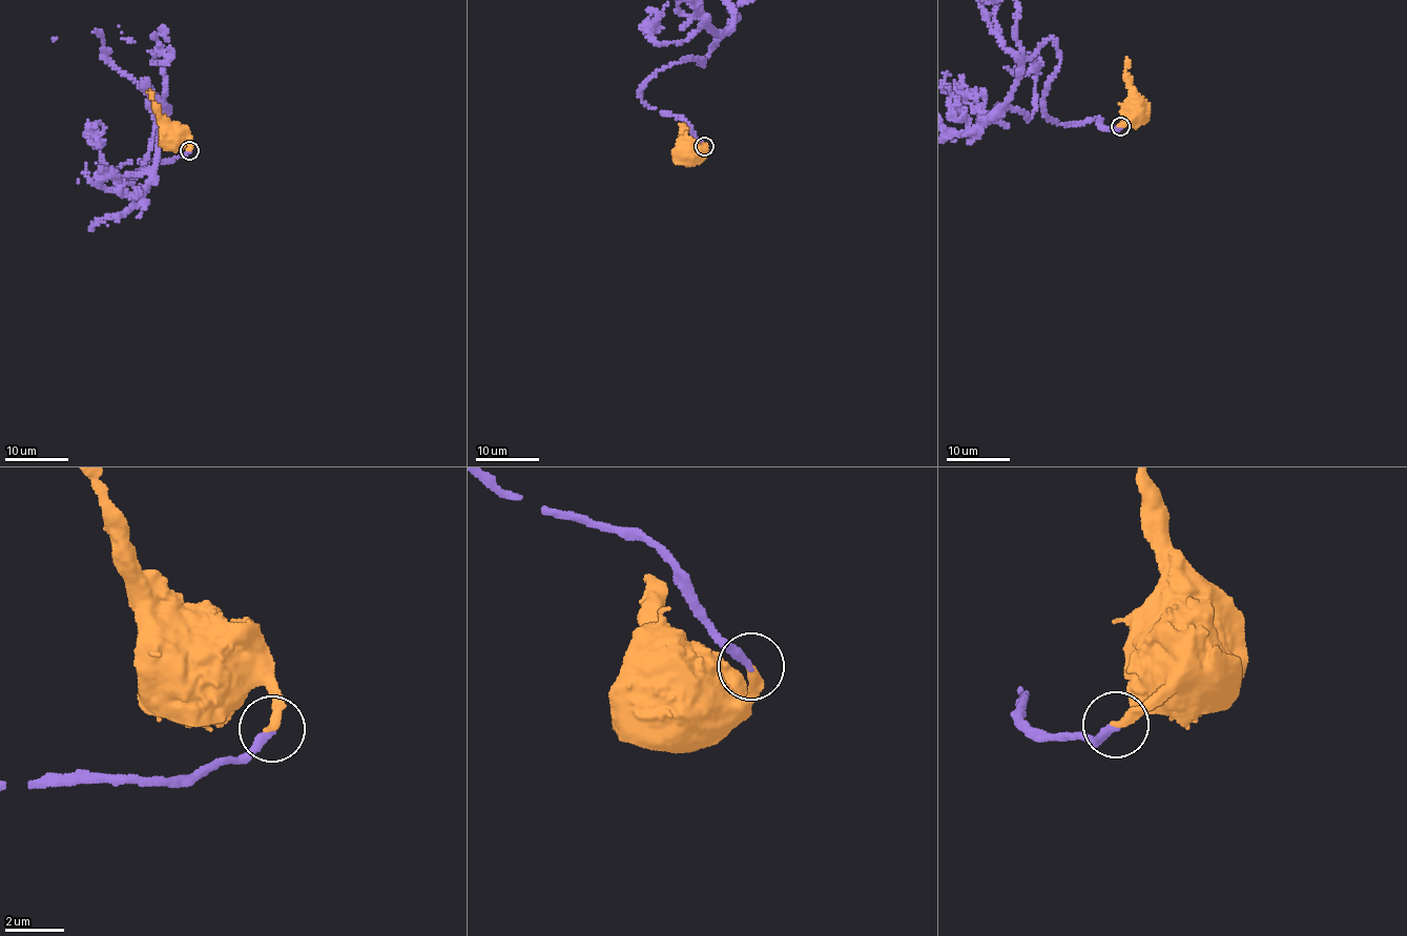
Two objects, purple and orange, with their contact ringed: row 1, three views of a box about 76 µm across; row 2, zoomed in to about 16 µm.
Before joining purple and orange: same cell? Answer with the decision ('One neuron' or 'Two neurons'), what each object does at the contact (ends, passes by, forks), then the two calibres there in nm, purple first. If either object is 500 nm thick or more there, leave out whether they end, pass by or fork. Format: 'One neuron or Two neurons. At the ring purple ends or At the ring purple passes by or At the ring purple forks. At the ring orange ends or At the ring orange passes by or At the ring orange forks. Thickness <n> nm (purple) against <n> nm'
One neuron. At the ring purple ends. At the ring orange ends. Thickness 280 nm (purple) against 320 nm

